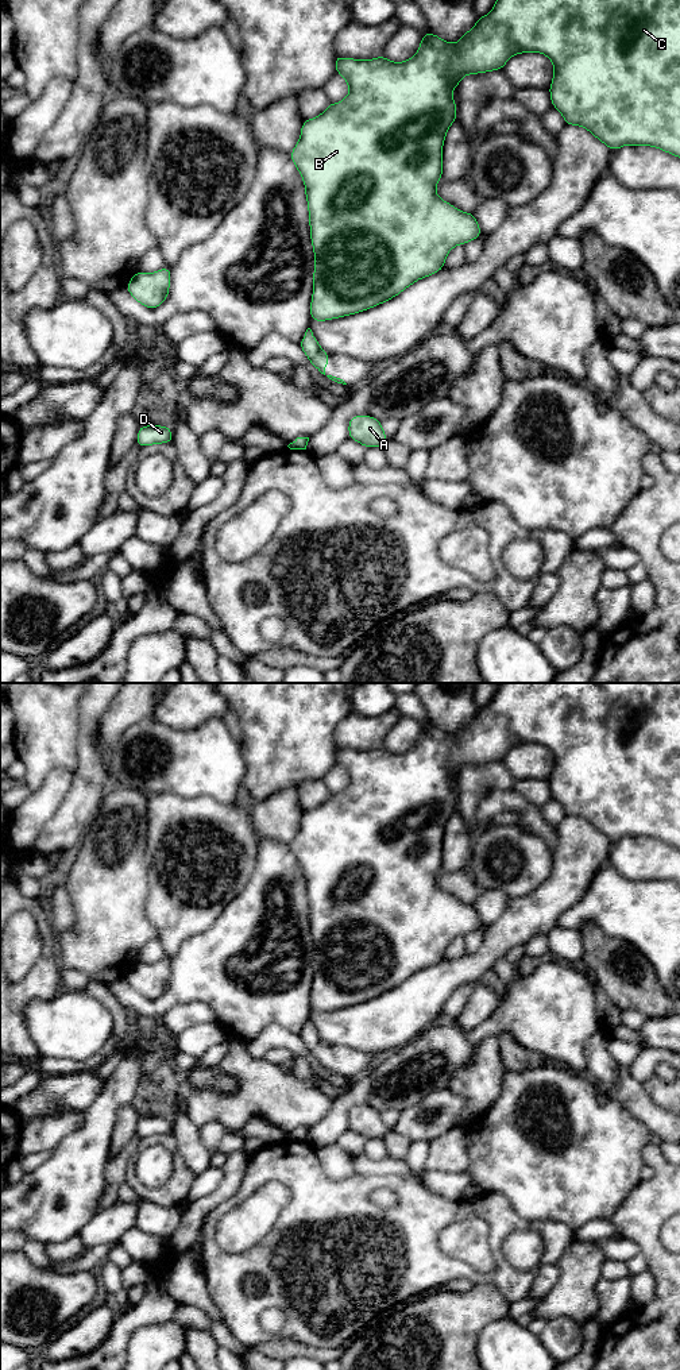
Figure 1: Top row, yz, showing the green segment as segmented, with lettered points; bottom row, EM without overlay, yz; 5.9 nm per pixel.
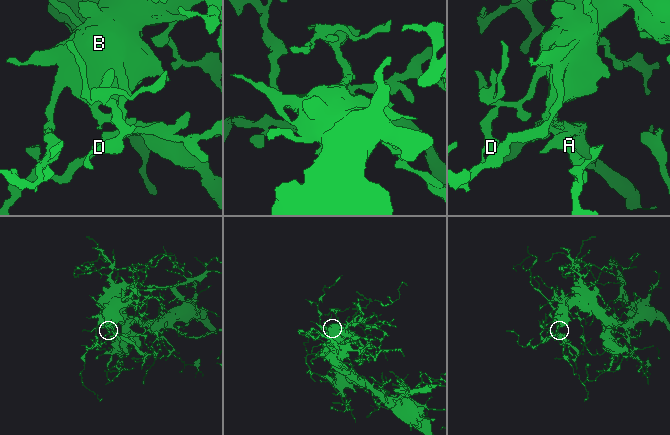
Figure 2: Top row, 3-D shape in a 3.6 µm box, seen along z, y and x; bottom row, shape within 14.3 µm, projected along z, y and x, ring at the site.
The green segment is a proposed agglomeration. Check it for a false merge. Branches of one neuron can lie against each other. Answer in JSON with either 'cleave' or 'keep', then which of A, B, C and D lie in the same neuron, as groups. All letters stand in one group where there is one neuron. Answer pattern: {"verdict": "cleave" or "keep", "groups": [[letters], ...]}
{"verdict": "keep", "groups": [["A", "B", "C", "D"]]}

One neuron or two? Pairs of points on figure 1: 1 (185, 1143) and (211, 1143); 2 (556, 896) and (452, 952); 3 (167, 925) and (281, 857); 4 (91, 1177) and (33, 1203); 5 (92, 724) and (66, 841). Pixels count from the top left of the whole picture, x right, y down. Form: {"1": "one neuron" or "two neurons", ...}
{"1": "two neurons", "2": "two neurons", "3": "two neurons", "4": "one neuron", "5": "one neuron"}

